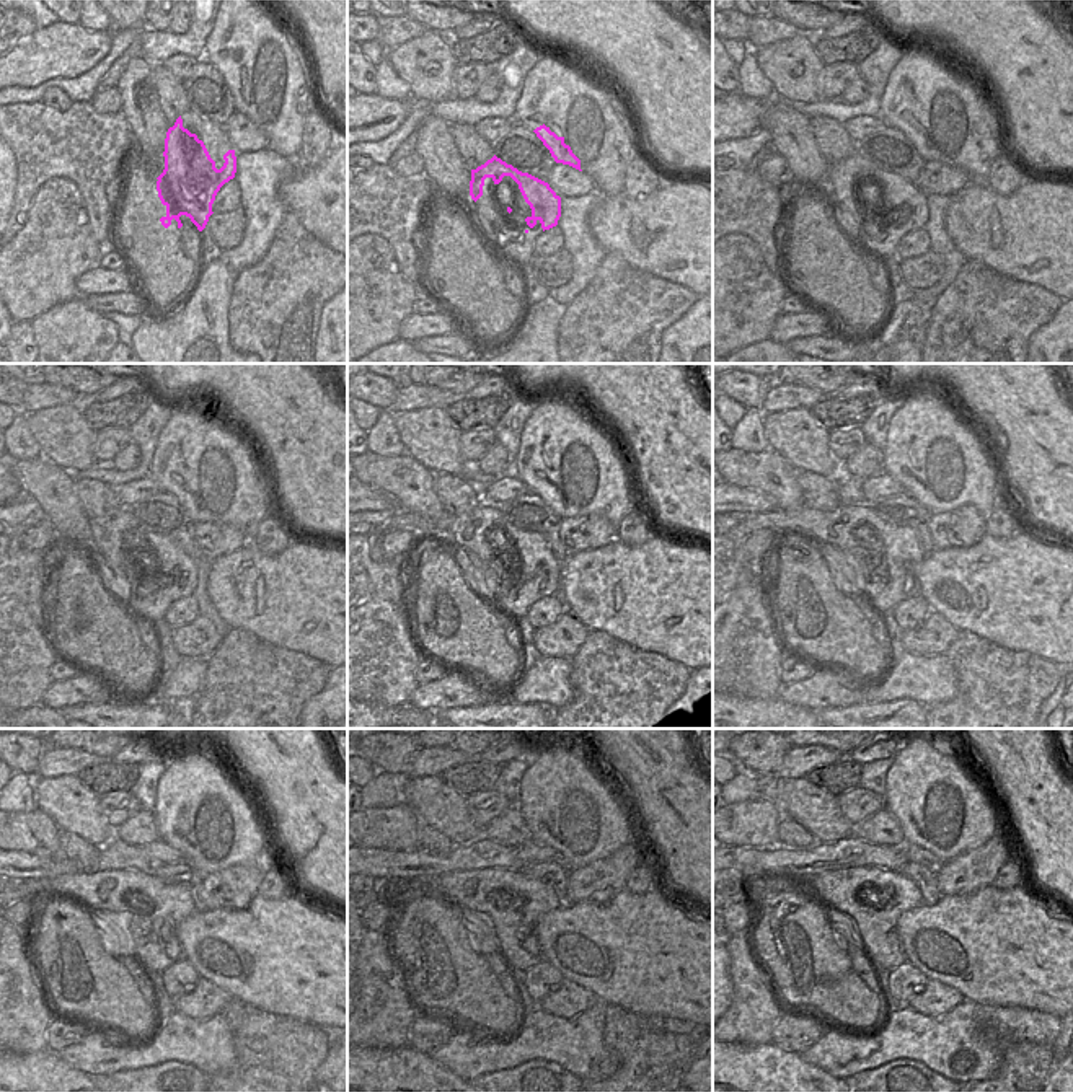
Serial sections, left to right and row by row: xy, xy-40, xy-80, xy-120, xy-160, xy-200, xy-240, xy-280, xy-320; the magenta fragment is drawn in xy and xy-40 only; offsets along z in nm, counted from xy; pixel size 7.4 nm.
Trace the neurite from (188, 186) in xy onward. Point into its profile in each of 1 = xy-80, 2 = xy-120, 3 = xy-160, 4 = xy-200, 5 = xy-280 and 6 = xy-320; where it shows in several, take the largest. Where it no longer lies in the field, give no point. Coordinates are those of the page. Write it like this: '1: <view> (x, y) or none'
1: xy-80 (912, 206)
2: xy-120 (178, 572)
3: xy-160 (538, 569)
4: xy-200 (837, 532)
5: xy-280 (472, 892)
6: xy-320 (896, 893)

